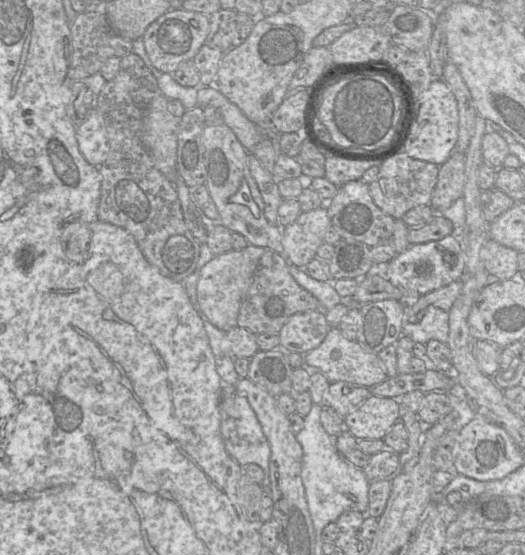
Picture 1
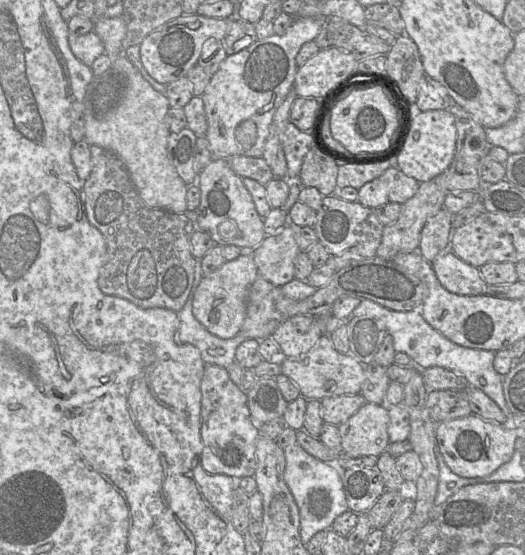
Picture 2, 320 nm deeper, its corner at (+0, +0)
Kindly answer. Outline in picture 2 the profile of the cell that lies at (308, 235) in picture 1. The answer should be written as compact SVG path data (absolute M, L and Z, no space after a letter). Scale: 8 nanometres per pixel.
M288 224L273 235L266 235L252 250L258 274L281 287L295 279L295 258L300 250L295 239L295 227Z

